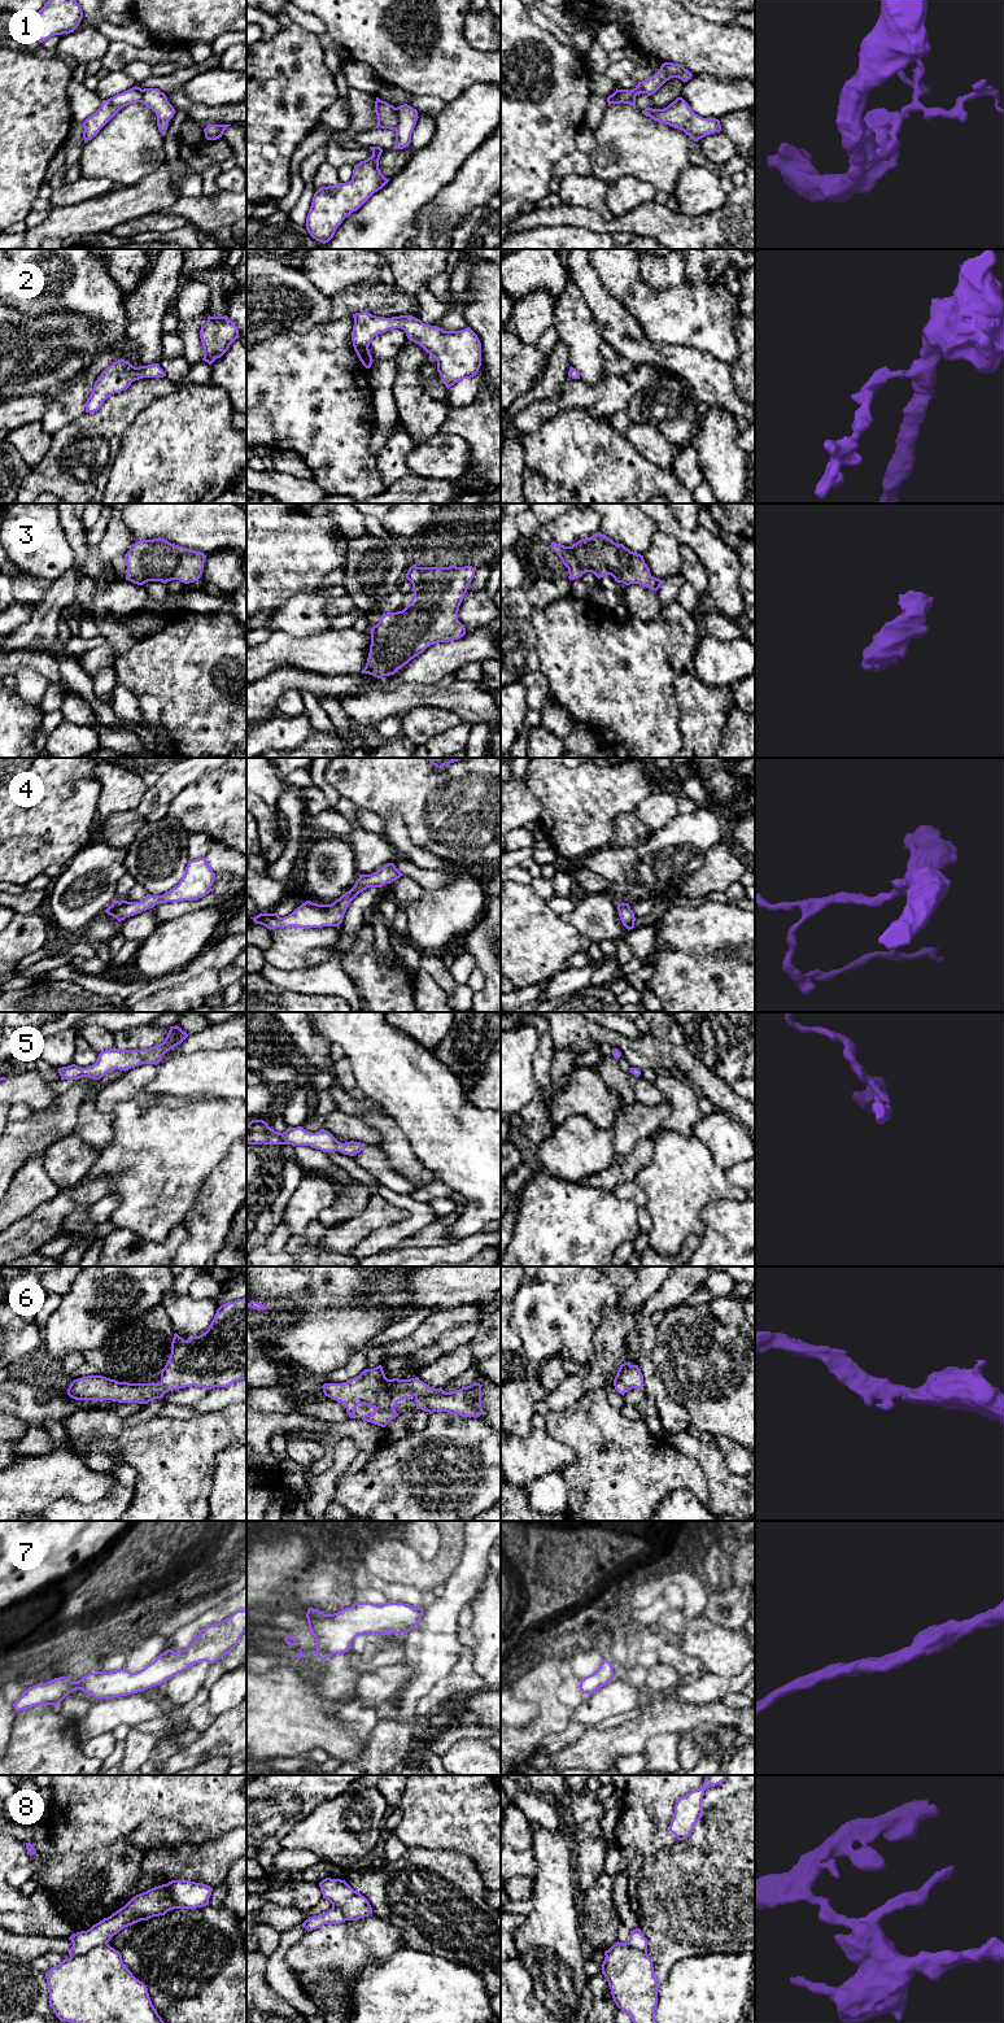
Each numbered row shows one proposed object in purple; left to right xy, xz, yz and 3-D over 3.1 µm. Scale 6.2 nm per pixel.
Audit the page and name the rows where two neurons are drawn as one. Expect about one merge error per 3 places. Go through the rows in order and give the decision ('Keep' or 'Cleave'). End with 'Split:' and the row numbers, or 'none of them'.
1: Cleave
2: Keep
3: Keep
4: Keep
5: Keep
6: Keep
7: Keep
8: Cleave
Split: 1, 8

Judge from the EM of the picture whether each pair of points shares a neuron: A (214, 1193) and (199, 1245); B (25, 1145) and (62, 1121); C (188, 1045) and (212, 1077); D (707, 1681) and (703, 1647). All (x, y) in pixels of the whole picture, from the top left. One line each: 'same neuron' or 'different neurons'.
A: same neuron
B: same neuron
C: different neurons
D: different neurons

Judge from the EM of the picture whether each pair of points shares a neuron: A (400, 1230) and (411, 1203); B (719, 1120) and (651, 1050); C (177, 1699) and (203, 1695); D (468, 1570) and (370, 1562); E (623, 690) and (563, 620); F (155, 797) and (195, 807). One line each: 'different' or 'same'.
A: same
B: different
C: different
D: different
E: same
F: different

